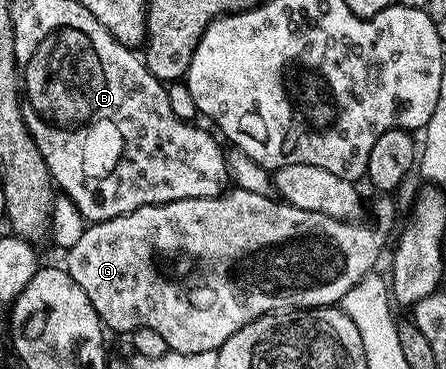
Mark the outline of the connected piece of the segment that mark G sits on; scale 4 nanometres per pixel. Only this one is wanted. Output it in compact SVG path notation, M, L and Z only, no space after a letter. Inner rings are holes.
M232 187L213 197L182 199L161 205L144 205L141 209L123 213L114 219L89 224L88 230L85 233L83 230L77 236L75 243L67 246L66 268L68 274L74 279L74 283L78 283L82 291L86 291L86 299L90 299L94 311L109 330L117 329L118 332L128 335L132 330L143 327L150 331L158 331L158 335L166 339L169 350L176 353L210 352L219 350L220 345L226 343L230 335L234 335L234 331L258 319L263 313L289 309L318 309L332 307L339 303L346 295L346 291L350 291L350 287L354 287L357 282L375 270L372 268L375 267L376 260L379 259L380 252L384 249L383 231L360 224L356 221L339 221L318 211L304 211L302 207L287 205L275 196L256 195L254 191Z

